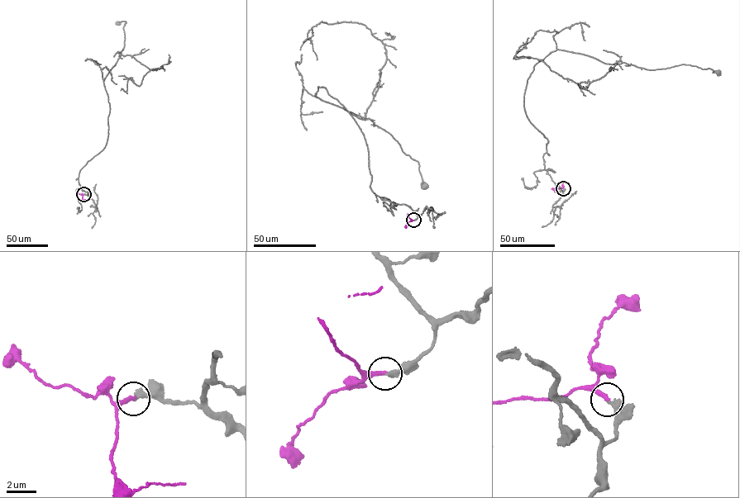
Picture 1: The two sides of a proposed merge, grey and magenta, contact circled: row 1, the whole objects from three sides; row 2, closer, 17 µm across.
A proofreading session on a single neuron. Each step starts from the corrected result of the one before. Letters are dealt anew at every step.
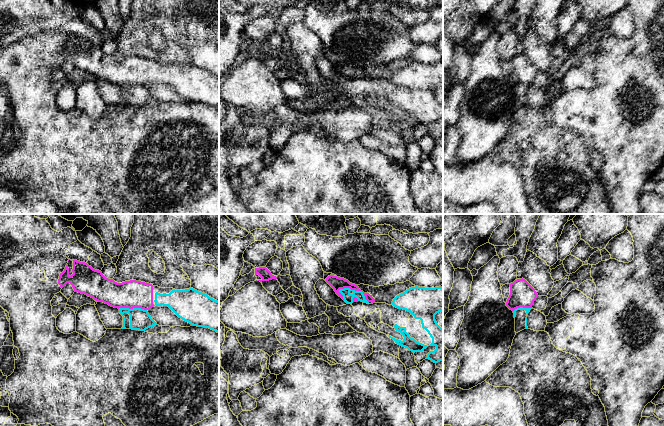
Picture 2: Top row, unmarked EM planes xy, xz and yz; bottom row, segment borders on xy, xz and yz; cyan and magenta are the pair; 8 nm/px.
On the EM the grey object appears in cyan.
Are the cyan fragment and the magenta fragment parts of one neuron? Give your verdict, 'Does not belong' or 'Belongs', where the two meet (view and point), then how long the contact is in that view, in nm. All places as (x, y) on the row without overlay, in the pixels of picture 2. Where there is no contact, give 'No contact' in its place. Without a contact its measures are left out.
Belongs. Touches cyan at xz (354, 66). Shared border 260 nm

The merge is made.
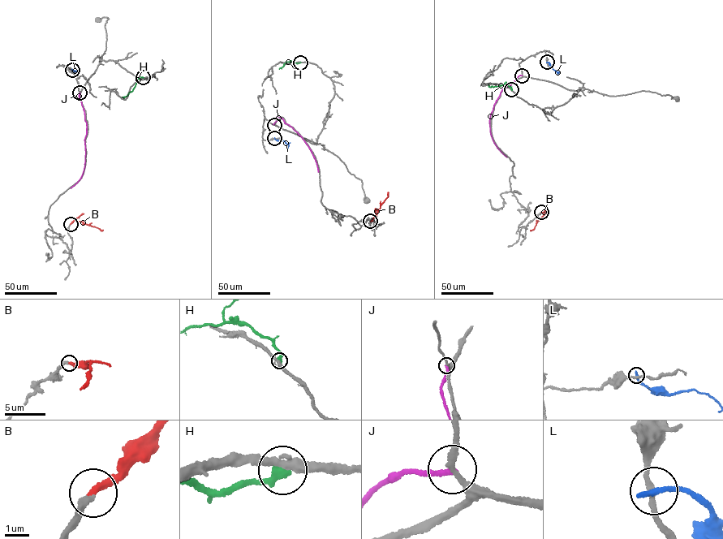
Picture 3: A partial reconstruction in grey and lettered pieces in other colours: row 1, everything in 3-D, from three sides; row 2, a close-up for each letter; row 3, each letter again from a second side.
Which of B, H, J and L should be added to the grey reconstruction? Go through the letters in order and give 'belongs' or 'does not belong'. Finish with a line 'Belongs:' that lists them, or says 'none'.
B: belongs
H: does not belong
J: does not belong
L: does not belong
Belongs: B

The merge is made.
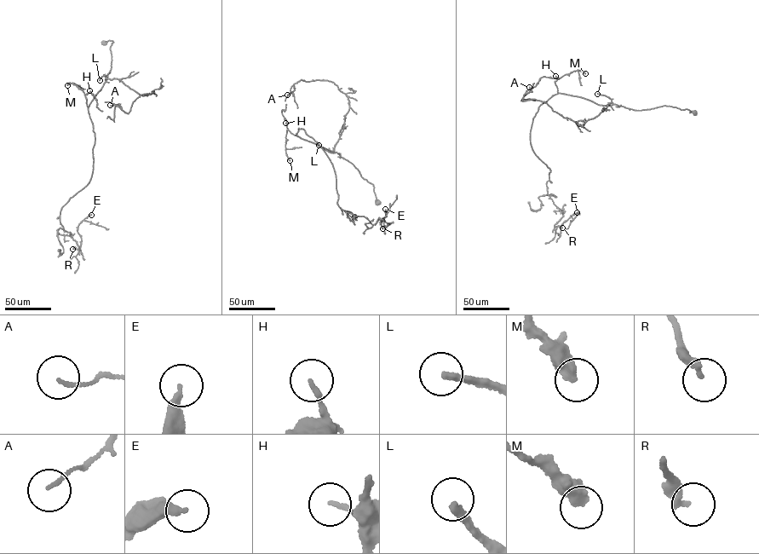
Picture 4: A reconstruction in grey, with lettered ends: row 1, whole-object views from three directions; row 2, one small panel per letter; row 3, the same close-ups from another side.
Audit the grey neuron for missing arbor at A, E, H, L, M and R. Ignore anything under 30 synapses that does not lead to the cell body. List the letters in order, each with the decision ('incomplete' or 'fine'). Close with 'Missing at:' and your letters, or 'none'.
A: fine
E: fine
H: fine
L: incomplete
M: fine
R: fine
Missing at: L

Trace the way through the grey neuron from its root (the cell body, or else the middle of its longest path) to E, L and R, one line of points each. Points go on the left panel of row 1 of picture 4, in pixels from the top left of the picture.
E: (103, 43), (113, 42), (112, 66), (88, 107), (92, 176), (60, 216), (78, 251), (78, 226), (91, 215)
L: (103, 43), (113, 42), (110, 47), (112, 66), (106, 77), (102, 76), (100, 80)
R: (103, 43), (113, 42), (112, 66), (88, 107), (92, 176), (60, 212), (78, 245), (72, 249)

